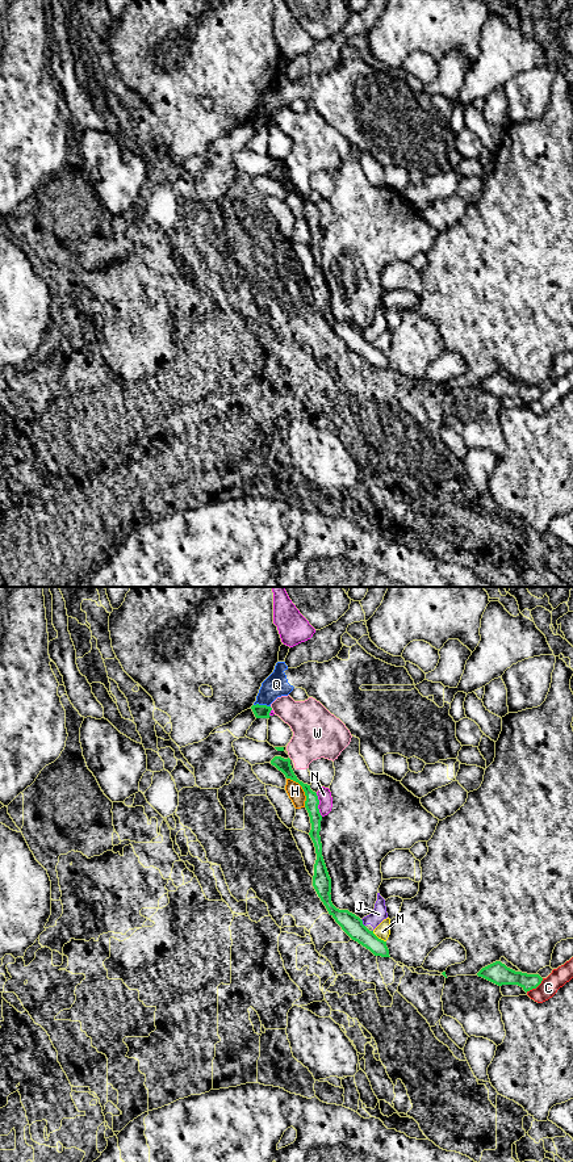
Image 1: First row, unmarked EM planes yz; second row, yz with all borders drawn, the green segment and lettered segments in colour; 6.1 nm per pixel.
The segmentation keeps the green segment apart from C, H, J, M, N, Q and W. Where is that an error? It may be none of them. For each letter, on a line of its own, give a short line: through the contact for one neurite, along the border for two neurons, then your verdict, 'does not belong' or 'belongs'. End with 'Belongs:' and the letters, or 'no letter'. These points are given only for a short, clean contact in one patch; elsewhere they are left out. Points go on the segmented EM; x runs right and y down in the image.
C: does not belong
H: yz (287, 777), (301, 787), (305, 796), (305, 806) | does not belong
J: yz (360, 919), (364, 926) | does not belong
M: yz (372, 931), (385, 942) | does not belong
N: does not belong
Q: yz (254, 704), (270, 707) | does not belong
W: does not belong
Belongs: no letter

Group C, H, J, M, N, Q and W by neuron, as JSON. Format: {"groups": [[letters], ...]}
{"groups": [["C"], ["H"], ["J", "N"], ["M"], ["Q"], ["W"]]}

